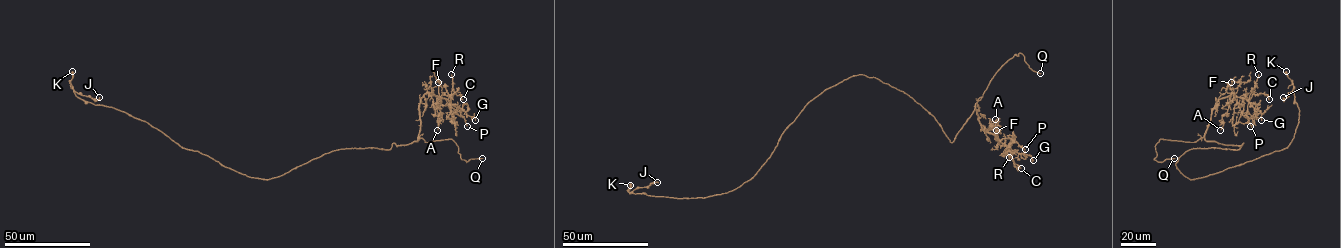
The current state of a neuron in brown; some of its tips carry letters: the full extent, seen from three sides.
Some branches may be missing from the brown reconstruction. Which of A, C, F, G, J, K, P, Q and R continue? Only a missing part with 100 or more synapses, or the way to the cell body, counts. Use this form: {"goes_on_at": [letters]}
{"goes_on_at": ["Q"]}

